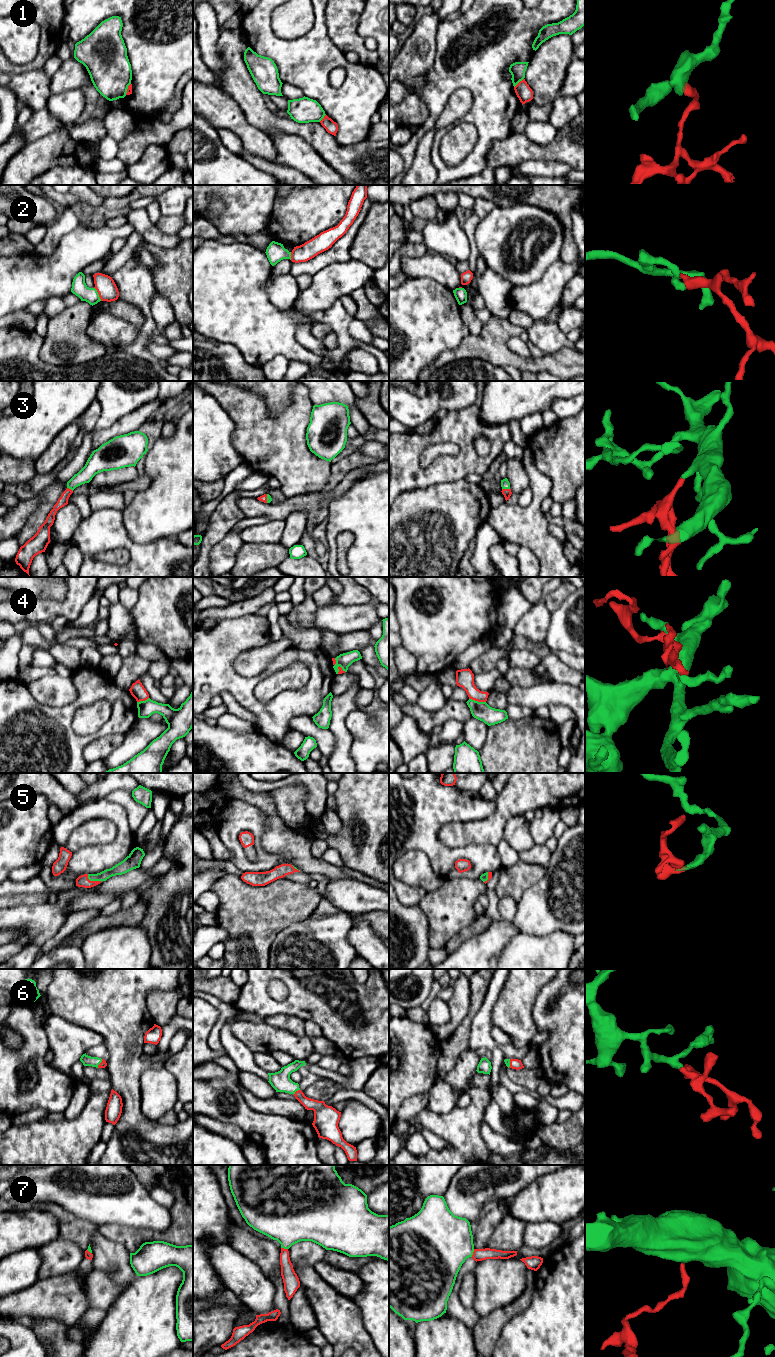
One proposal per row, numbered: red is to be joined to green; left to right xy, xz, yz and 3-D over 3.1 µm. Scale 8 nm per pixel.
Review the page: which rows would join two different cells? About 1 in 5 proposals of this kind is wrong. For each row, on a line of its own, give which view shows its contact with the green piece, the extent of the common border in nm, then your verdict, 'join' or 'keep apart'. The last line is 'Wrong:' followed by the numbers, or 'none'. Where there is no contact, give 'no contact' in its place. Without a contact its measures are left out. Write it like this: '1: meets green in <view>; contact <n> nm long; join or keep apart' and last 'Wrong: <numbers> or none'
1: meets green in yz; contact 110 nm long; keep apart
2: meets green in xy; contact 130 nm long; keep apart
3: meets green in yz; contact 60 nm long; join
4: meets green in yz; contact 140 nm long; keep apart
5: meets green in xy; contact 130 nm long; join
6: meets green in xz; contact 60 nm long; join
7: meets green in yz; contact 70 nm long; join
Wrong: 1, 2, 4

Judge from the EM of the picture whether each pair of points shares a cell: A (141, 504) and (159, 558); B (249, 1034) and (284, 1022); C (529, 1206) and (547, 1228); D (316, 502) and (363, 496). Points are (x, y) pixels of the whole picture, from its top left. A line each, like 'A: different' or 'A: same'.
A: different
B: different
C: different
D: different

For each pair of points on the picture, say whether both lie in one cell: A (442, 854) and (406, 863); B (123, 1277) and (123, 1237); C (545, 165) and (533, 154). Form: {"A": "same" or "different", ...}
{"A": "different", "B": "different", "C": "different"}

